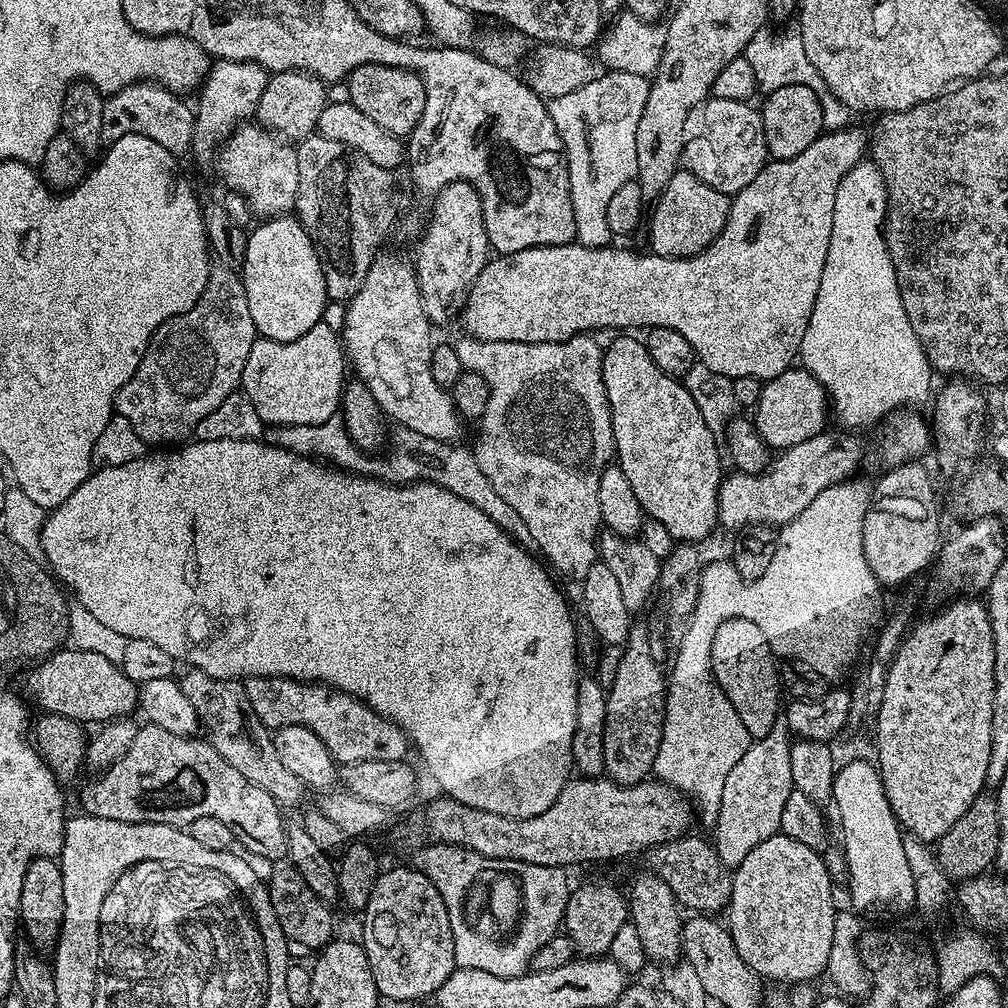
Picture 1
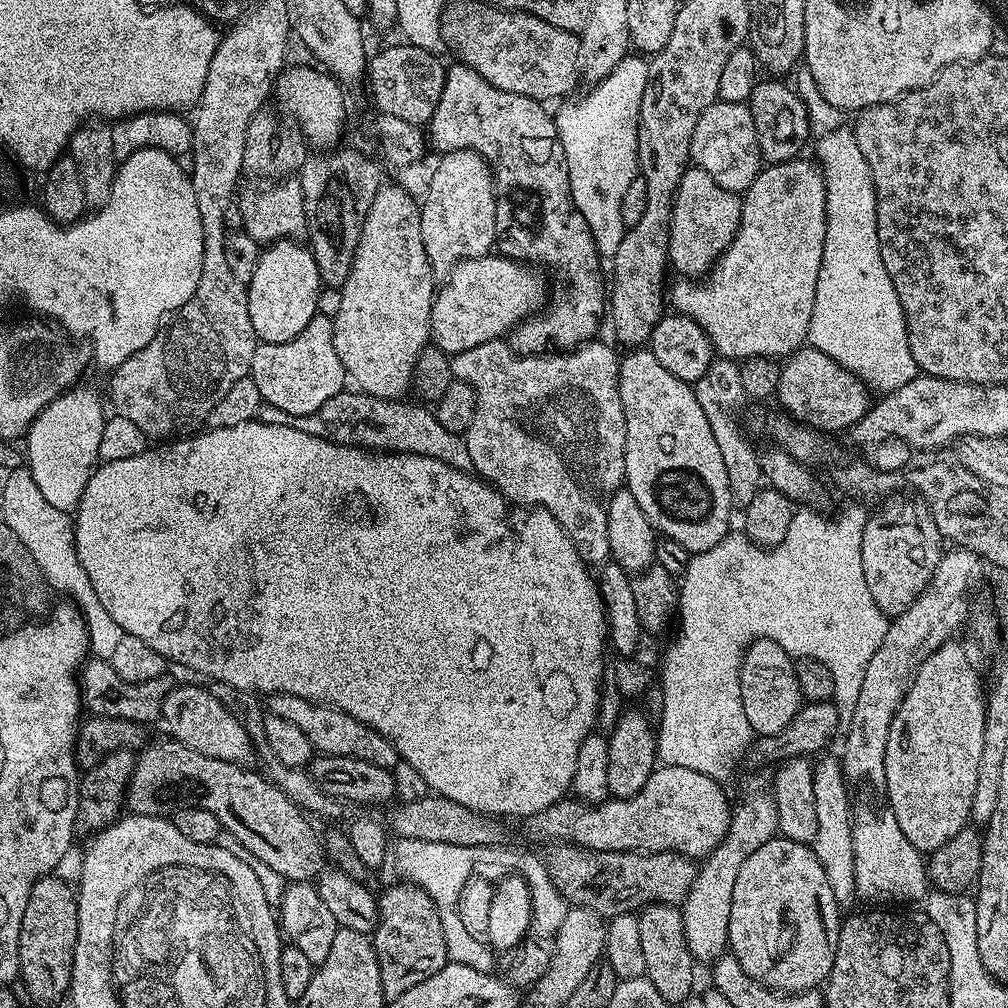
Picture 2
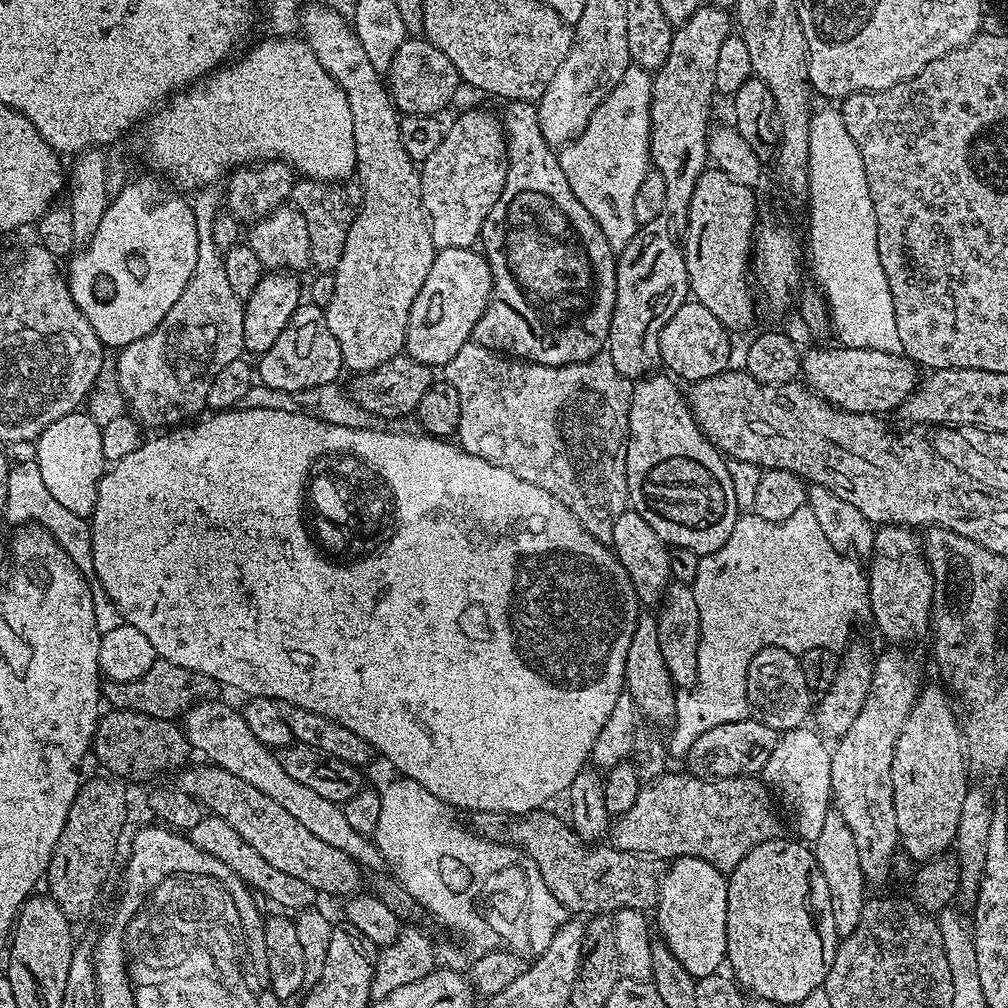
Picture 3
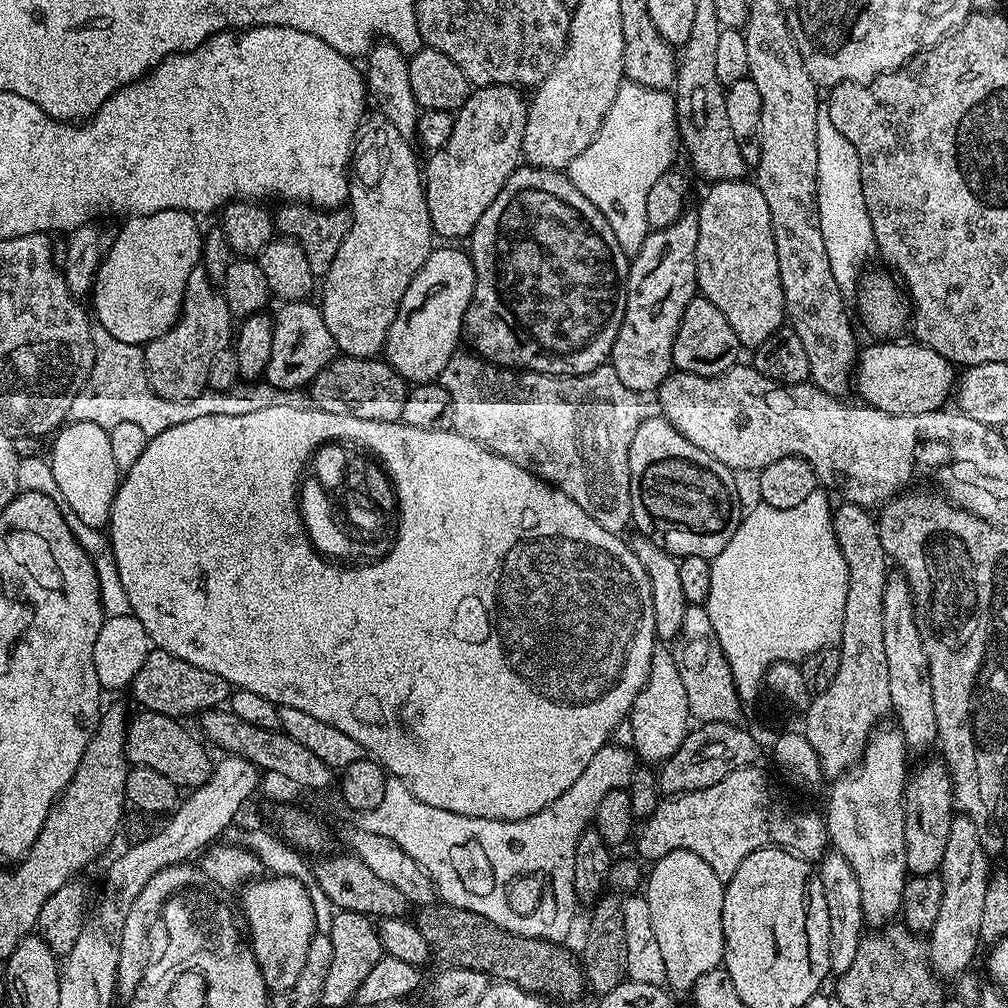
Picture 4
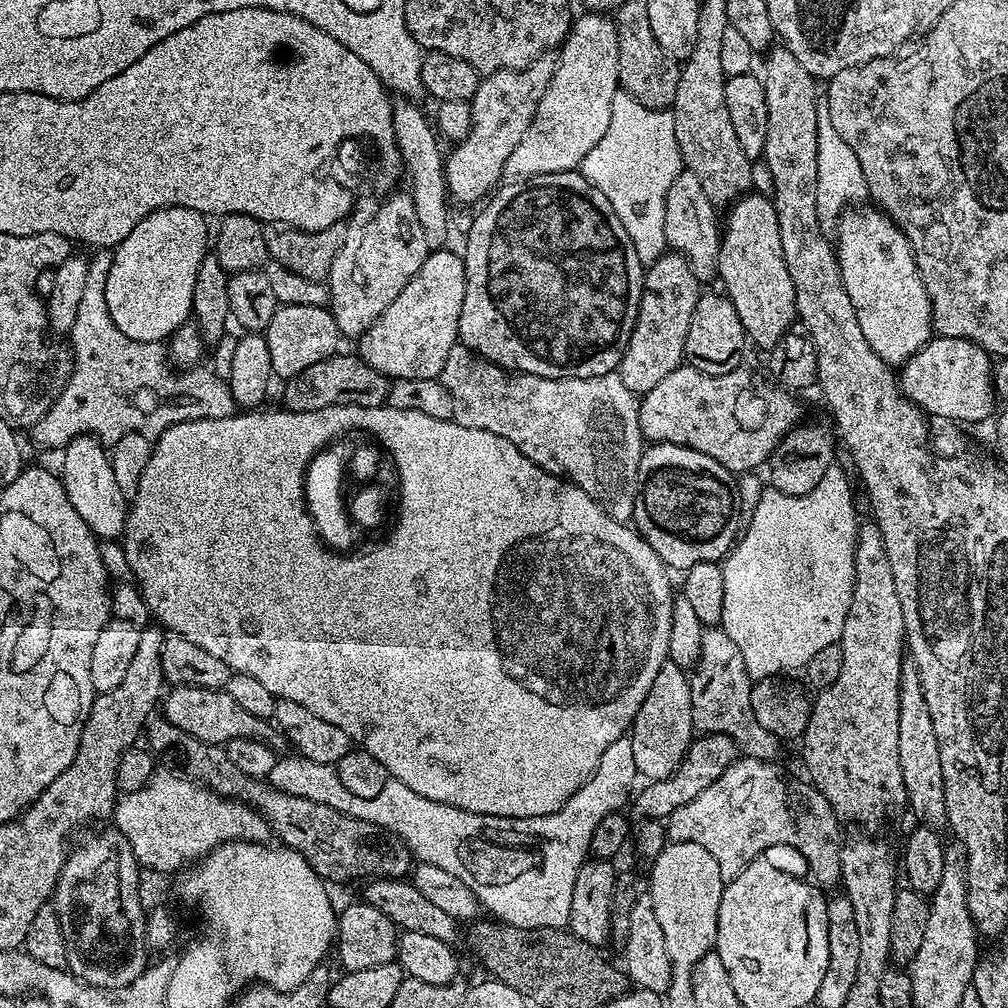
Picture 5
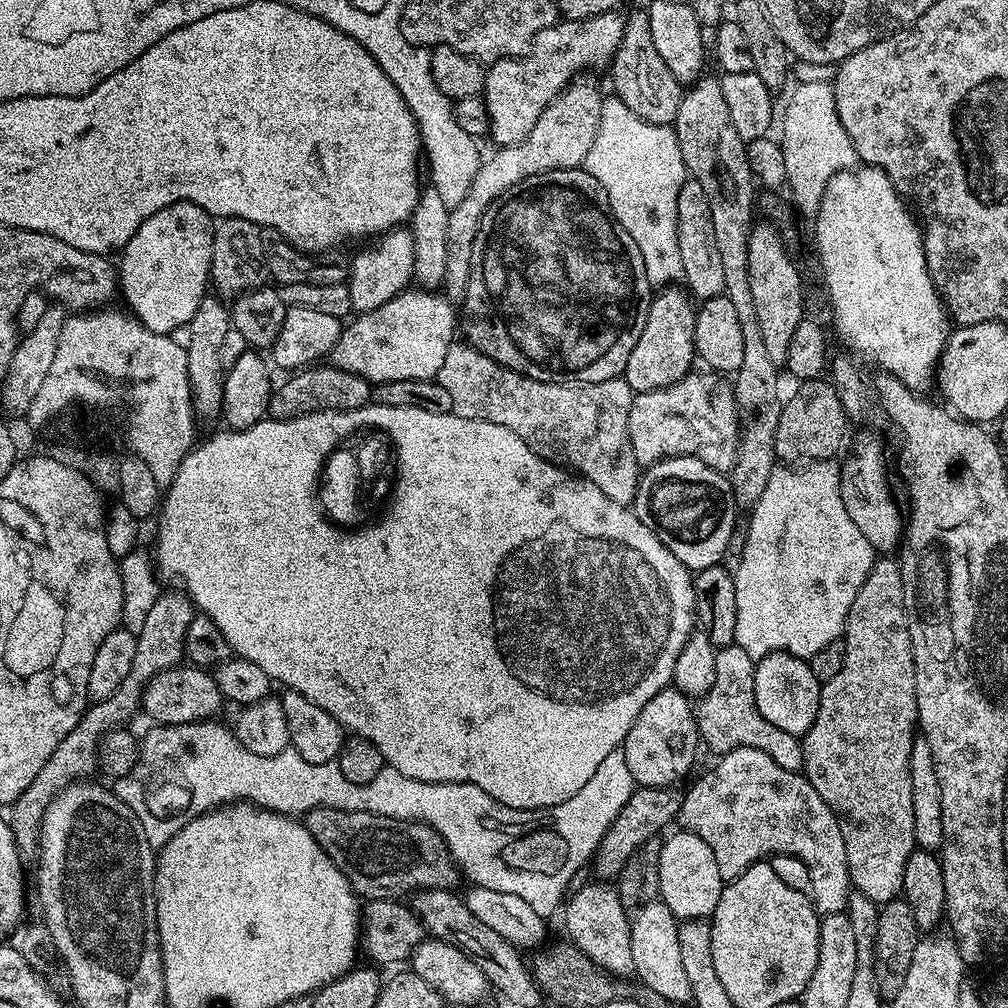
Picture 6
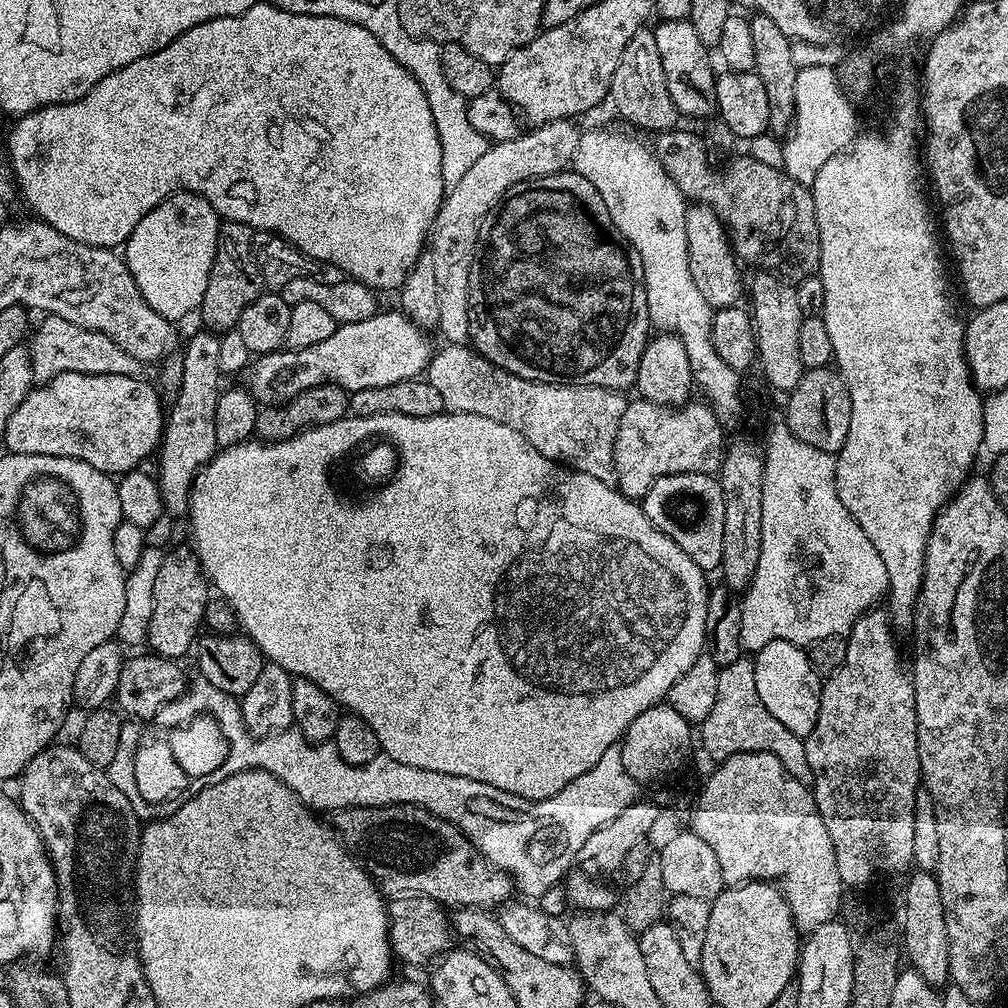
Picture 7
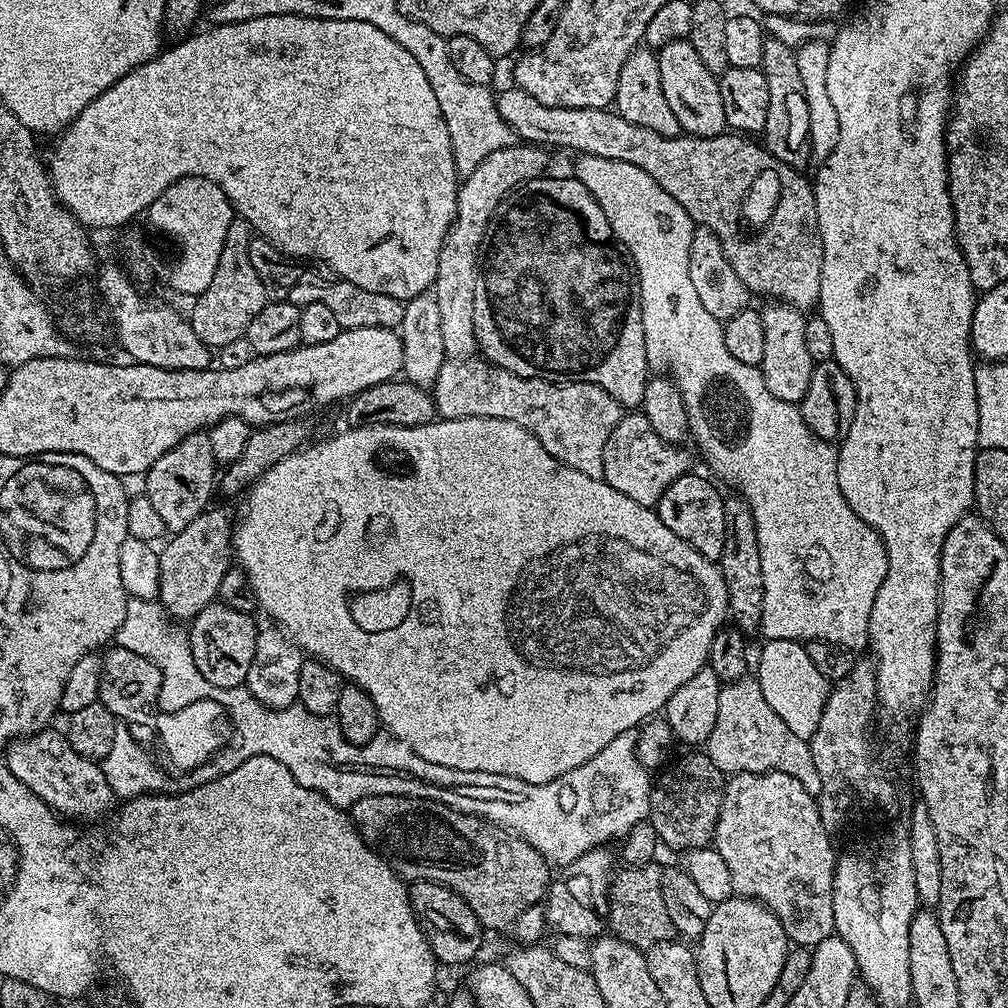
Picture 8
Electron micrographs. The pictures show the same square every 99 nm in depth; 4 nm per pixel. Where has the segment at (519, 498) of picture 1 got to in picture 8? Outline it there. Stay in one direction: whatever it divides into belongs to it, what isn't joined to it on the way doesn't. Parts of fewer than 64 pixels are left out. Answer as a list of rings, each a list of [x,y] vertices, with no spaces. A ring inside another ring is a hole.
[[[483,358],[445,359],[430,389],[441,420],[498,418],[522,426],[560,464],[570,466],[595,480],[604,479],[602,450],[610,430],[618,426],[622,409],[602,386],[586,382],[539,380],[514,374]]]

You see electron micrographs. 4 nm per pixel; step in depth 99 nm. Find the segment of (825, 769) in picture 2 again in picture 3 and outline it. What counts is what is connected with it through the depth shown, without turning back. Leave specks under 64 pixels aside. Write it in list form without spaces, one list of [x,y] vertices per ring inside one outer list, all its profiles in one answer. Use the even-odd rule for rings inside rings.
[[[829,808],[822,830],[814,842],[816,861],[822,870],[822,878],[826,878],[826,887],[830,889],[830,910],[834,913],[834,930],[837,937],[850,935],[858,926],[866,901],[866,881],[862,874],[862,862],[858,862],[858,846],[854,843],[854,834],[850,834],[850,826],[835,808]]]

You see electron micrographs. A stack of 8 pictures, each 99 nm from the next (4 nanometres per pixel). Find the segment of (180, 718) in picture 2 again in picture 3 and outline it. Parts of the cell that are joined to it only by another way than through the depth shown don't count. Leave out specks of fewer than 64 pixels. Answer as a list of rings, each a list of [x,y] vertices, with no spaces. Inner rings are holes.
[[[220,698],[207,700],[195,704],[191,710],[184,713],[182,727],[184,739],[189,745],[195,751],[197,748],[207,763],[217,764],[222,770],[230,770],[234,778],[242,778],[242,782],[250,782],[254,790],[262,790],[266,798],[274,798],[274,802],[278,802],[278,806],[282,806],[282,810],[287,810],[292,817],[298,818],[298,822],[302,822],[302,826],[306,826],[310,834],[322,838],[322,842],[334,846],[334,850],[342,850],[342,854],[355,860],[361,869],[379,869],[382,857],[375,839],[354,830],[341,805],[330,802],[330,798],[321,798],[315,790],[302,786],[302,782],[294,782],[294,778],[290,778],[290,774],[282,770],[279,755],[262,742],[258,742],[258,738],[254,738],[253,732],[246,726],[246,718],[242,718],[240,708],[231,708],[222,701]]]

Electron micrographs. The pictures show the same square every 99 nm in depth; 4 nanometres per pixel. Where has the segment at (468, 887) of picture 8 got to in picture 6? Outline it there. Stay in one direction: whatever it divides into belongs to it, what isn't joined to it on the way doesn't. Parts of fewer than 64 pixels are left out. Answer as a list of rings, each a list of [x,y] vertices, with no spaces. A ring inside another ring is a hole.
[[[315,808],[306,813],[303,826],[310,832],[314,842],[322,846],[324,853],[338,866],[340,873],[348,879],[352,891],[365,901],[400,900],[409,894],[423,892],[425,888],[455,889],[458,869],[452,861],[444,840],[433,828],[418,824],[415,820],[395,820],[369,812],[347,812],[337,808]]]

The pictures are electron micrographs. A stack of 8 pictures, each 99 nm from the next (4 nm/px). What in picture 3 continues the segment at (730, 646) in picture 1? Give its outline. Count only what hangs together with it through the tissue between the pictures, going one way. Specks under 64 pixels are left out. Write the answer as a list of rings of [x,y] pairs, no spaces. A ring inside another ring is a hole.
[[[764,648],[754,658],[746,674],[746,690],[751,711],[766,726],[783,734],[795,728],[805,727],[814,708],[814,693],[806,686],[806,674],[802,674],[800,656],[781,648]]]

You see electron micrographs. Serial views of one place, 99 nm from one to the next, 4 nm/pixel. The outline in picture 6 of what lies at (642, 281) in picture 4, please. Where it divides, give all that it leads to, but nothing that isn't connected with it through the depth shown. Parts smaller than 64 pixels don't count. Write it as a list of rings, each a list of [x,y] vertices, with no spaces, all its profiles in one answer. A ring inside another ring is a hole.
[[[664,286],[653,295],[652,305],[646,314],[646,326],[642,326],[642,334],[638,334],[634,350],[630,350],[630,362],[626,362],[622,377],[631,386],[633,393],[665,388],[693,371],[692,360],[696,356],[695,321],[696,308],[683,287]]]

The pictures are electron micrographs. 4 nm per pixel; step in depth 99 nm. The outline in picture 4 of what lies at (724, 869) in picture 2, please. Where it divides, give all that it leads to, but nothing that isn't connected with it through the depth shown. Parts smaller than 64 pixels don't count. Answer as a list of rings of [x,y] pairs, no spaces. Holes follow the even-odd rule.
[[[674,850],[655,861],[651,868],[652,873],[649,876],[647,873],[642,894],[650,906],[650,922],[654,925],[654,938],[658,938],[658,946],[662,950],[662,962],[666,962],[666,984],[673,993],[688,994],[702,974],[710,974],[710,970],[721,967],[724,959],[722,902],[725,881],[720,880],[718,874],[714,874],[714,870],[710,870],[710,866],[690,850]]]

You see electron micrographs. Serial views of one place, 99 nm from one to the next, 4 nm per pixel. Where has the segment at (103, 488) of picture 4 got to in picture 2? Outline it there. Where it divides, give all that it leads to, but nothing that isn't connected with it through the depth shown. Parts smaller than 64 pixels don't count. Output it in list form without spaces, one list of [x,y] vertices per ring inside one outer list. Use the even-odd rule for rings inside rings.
[[[73,386],[60,396],[54,398],[49,405],[34,418],[26,433],[26,466],[38,486],[42,490],[42,498],[50,502],[50,506],[58,506],[58,510],[71,513],[79,504],[86,490],[86,482],[92,476],[100,460],[98,442],[102,442],[102,426],[106,419],[106,411],[100,405],[100,396],[92,388]]]

